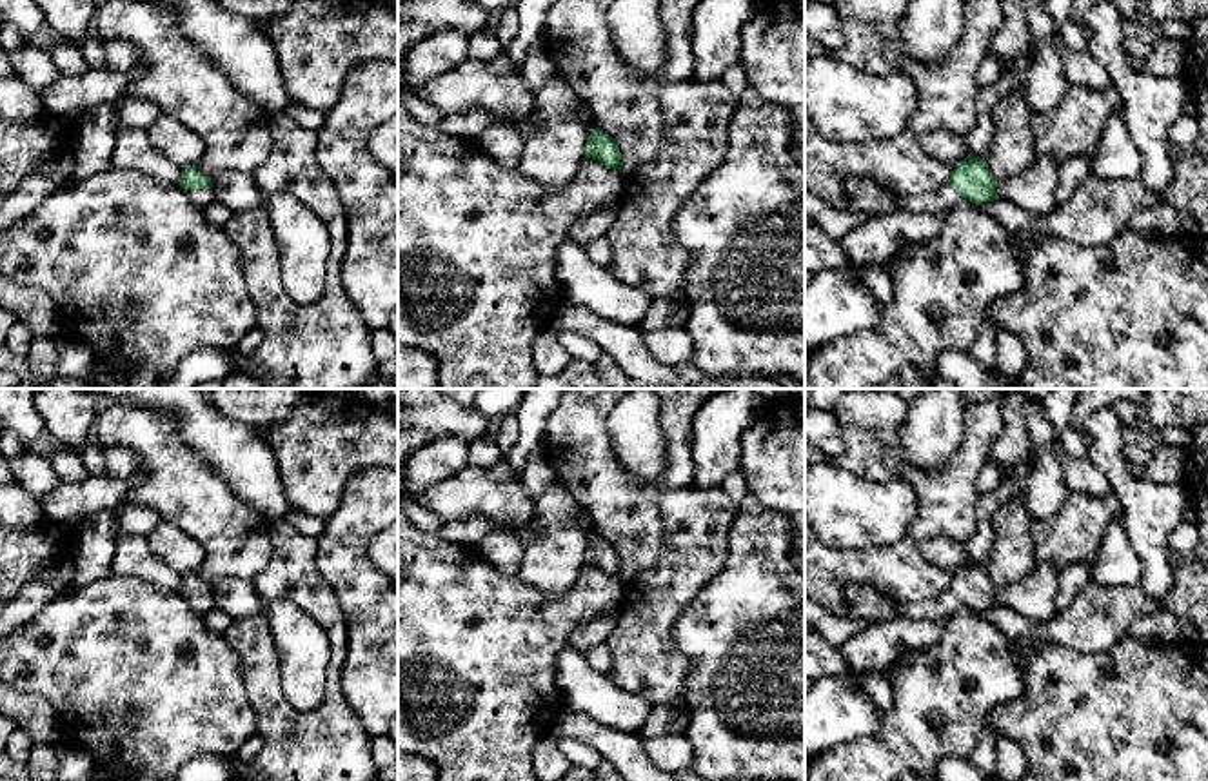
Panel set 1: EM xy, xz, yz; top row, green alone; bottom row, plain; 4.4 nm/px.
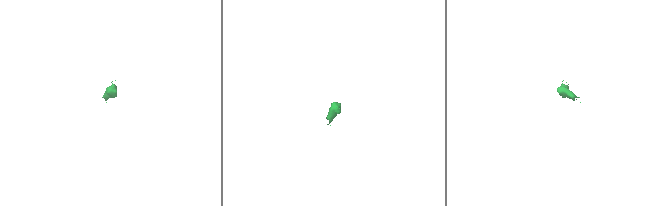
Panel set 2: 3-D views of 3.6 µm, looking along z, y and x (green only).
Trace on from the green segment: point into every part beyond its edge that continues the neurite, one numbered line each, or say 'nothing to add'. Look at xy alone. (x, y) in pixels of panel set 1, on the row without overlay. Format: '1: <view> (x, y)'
1: xy (200, 603)

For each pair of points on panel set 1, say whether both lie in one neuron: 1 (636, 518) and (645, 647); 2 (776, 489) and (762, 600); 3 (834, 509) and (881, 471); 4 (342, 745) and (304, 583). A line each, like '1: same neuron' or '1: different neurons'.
1: different neurons
2: different neurons
3: different neurons
4: same neuron

